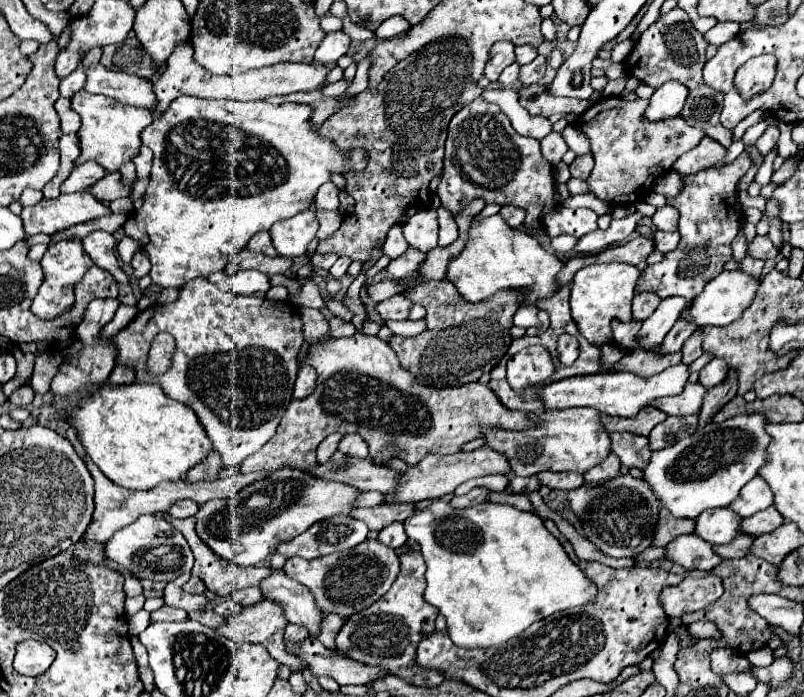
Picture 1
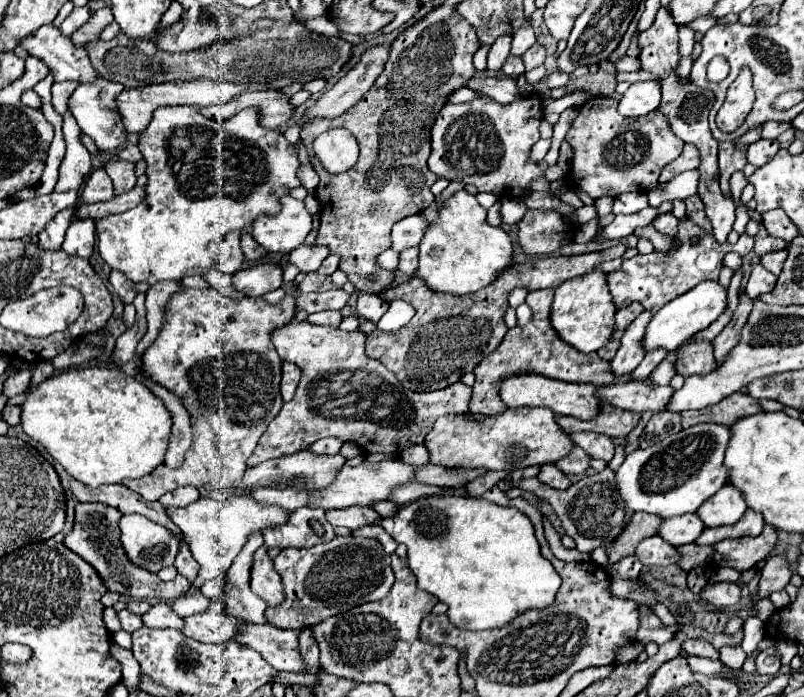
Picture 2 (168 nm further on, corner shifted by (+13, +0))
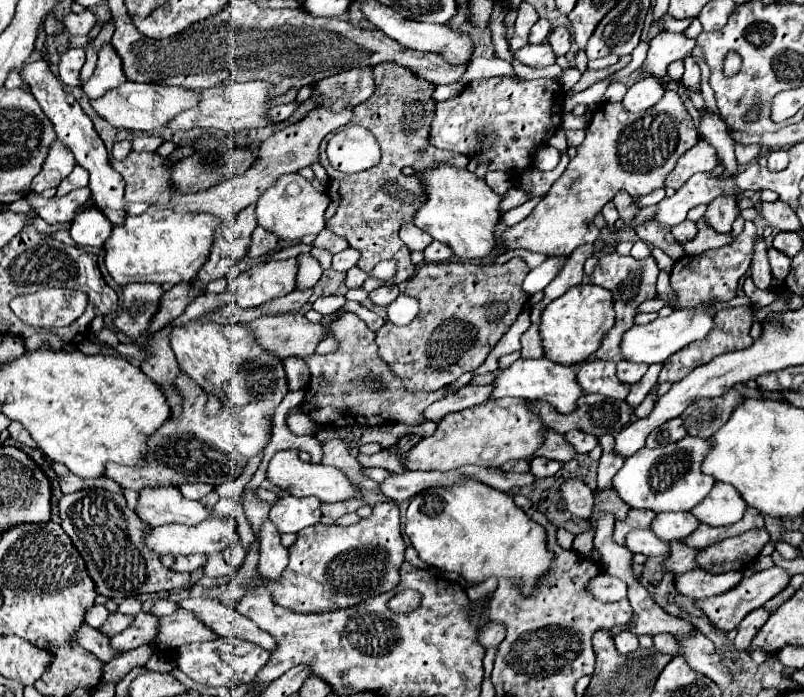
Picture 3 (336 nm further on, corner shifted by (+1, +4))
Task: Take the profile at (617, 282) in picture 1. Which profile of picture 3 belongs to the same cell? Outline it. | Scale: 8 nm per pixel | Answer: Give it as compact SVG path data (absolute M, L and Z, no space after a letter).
M576 285L568 289L562 297L546 305L540 315L540 339L544 347L544 357L560 365L580 365L584 363L602 343L602 337L614 325L614 309L610 291L598 285Z

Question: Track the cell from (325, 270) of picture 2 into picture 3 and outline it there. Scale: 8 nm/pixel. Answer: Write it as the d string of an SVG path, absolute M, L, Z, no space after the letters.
M348 247L348 249L344 249L342 253L336 253L336 255L332 257L332 269L336 269L336 271L348 271L350 267L356 265L358 259L360 259L360 251Z

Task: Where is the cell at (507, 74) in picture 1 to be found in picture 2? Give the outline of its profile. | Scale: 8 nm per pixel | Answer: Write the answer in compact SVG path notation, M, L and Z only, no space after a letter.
M510 55L510 57L506 59L504 67L502 67L502 75L506 75L506 77L518 77L518 75L522 75L522 73L524 73L524 63L522 63L522 59Z

